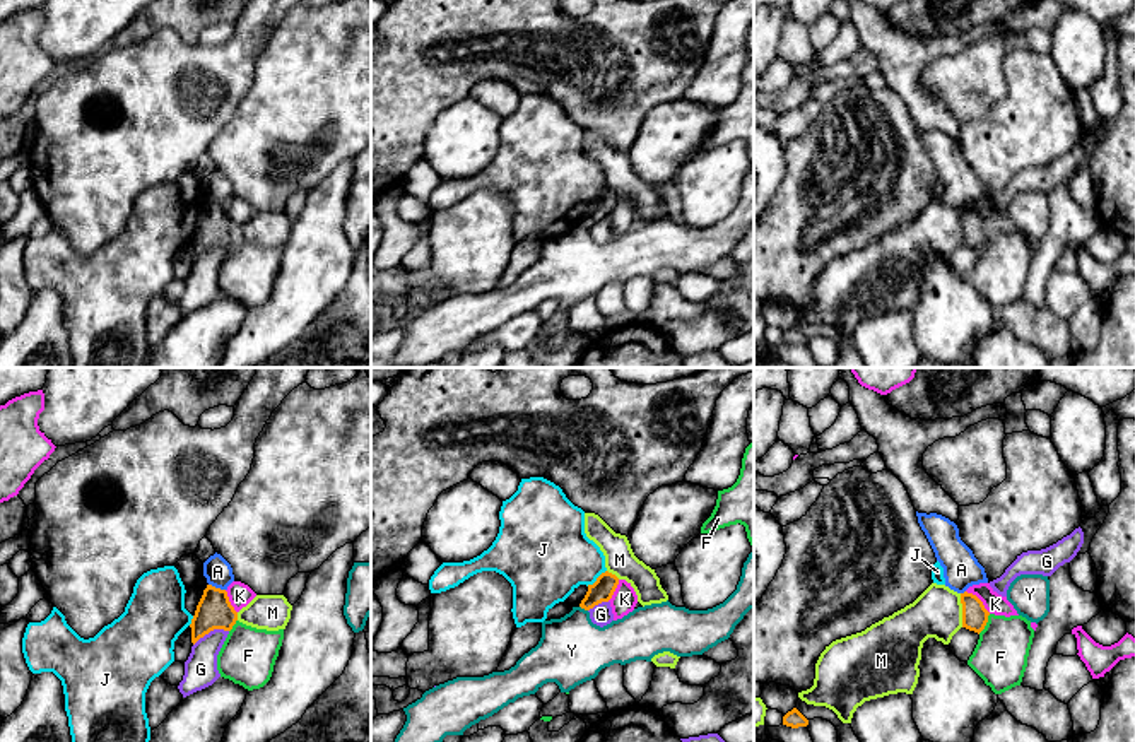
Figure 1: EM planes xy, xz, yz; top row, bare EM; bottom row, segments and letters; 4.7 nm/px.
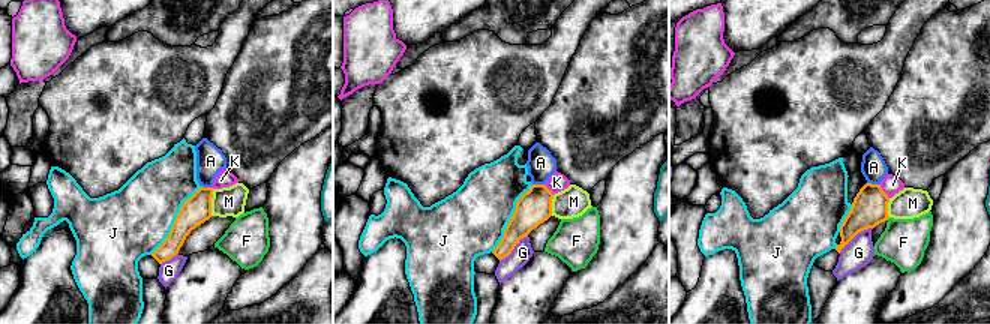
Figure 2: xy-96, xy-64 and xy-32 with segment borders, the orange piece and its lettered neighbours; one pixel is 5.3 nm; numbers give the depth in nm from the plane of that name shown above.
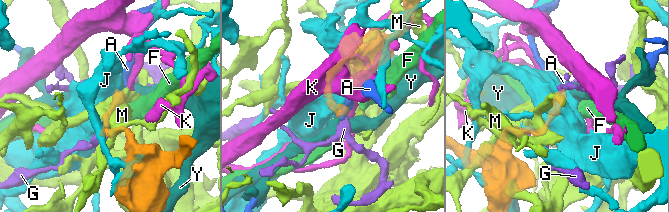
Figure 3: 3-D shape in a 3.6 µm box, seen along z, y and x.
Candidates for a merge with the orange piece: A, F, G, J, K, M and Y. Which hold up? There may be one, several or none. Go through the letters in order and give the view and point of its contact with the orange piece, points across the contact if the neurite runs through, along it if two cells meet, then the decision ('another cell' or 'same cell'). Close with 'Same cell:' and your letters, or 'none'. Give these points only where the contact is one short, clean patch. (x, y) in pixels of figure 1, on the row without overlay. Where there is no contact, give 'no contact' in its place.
A: contact xy (217, 206); border xy (209, 200), (224, 207); another cell
F: contact yz (985, 241); border yz (990, 231), (978, 250); another cell
G: contact xy (211, 247); another cell
J: contact xz (597, 197); another cell
K: contact yz (980, 217); border yz (966, 207), (990, 229); another cell
M: contact yz (963, 228); another cell
Y: contact xz (583, 224); another cell
Same cell: none

